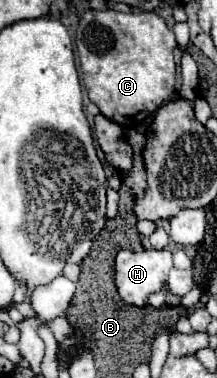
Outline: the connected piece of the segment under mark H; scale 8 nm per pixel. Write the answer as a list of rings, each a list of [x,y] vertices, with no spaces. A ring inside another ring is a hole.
[[[121,250],[115,258],[115,284],[119,296],[133,306],[145,306],[149,294],[163,288],[171,268],[169,250]]]

